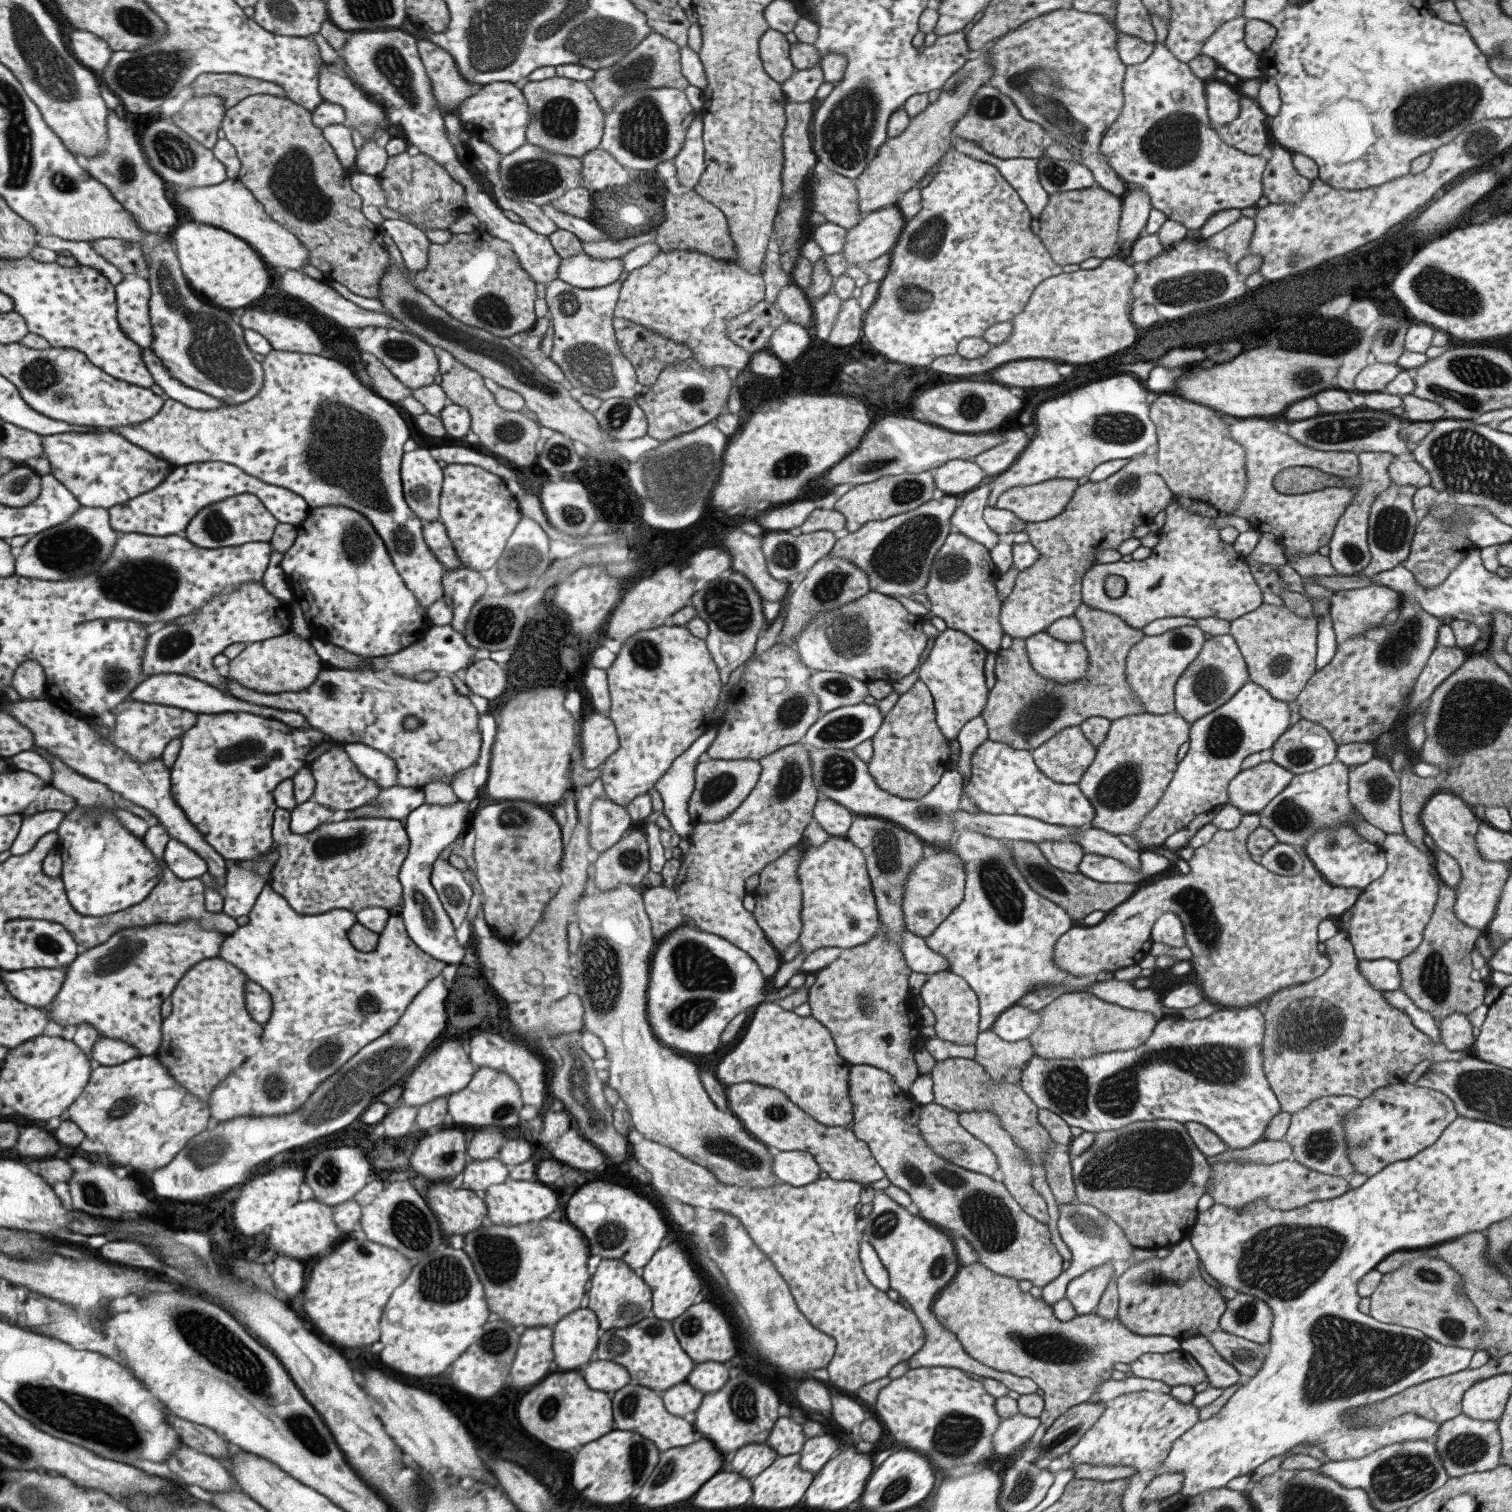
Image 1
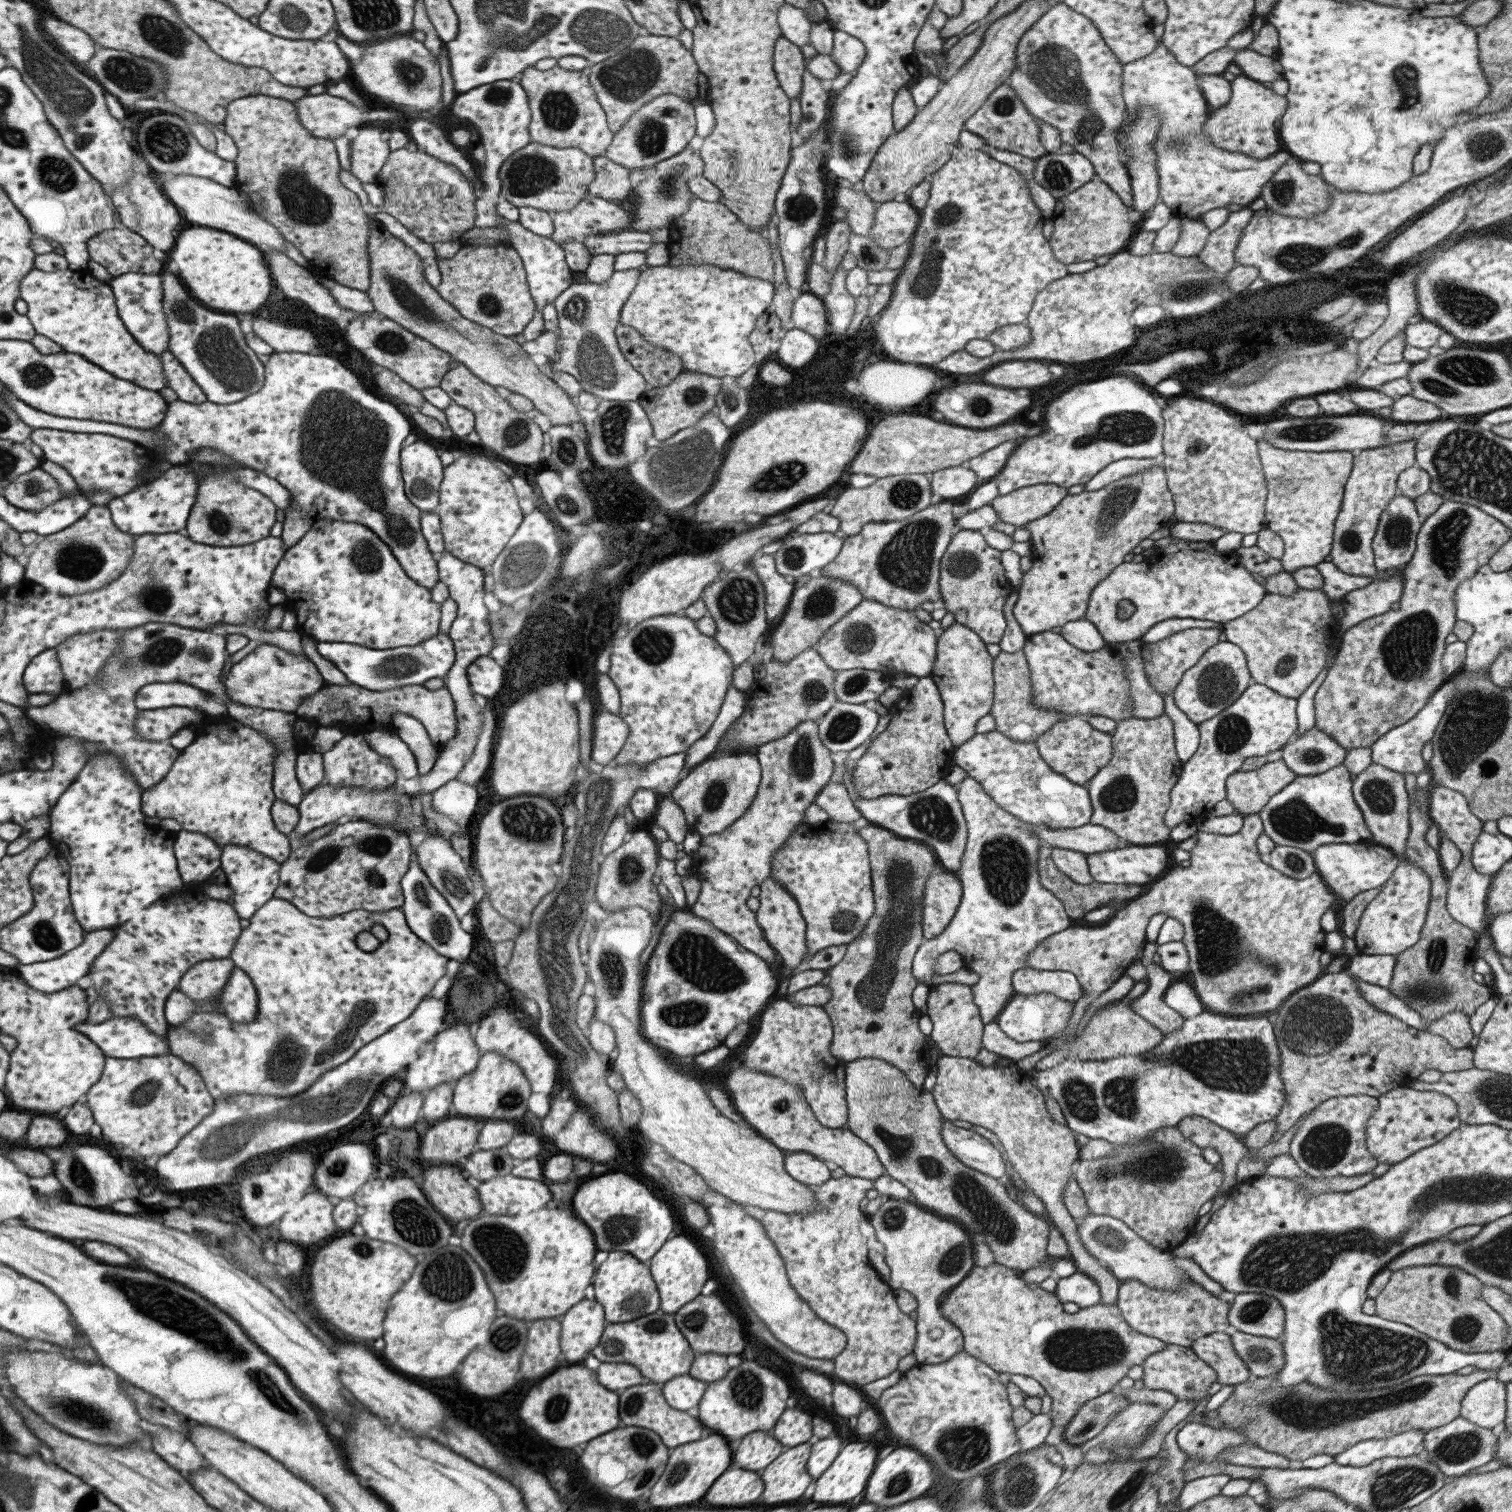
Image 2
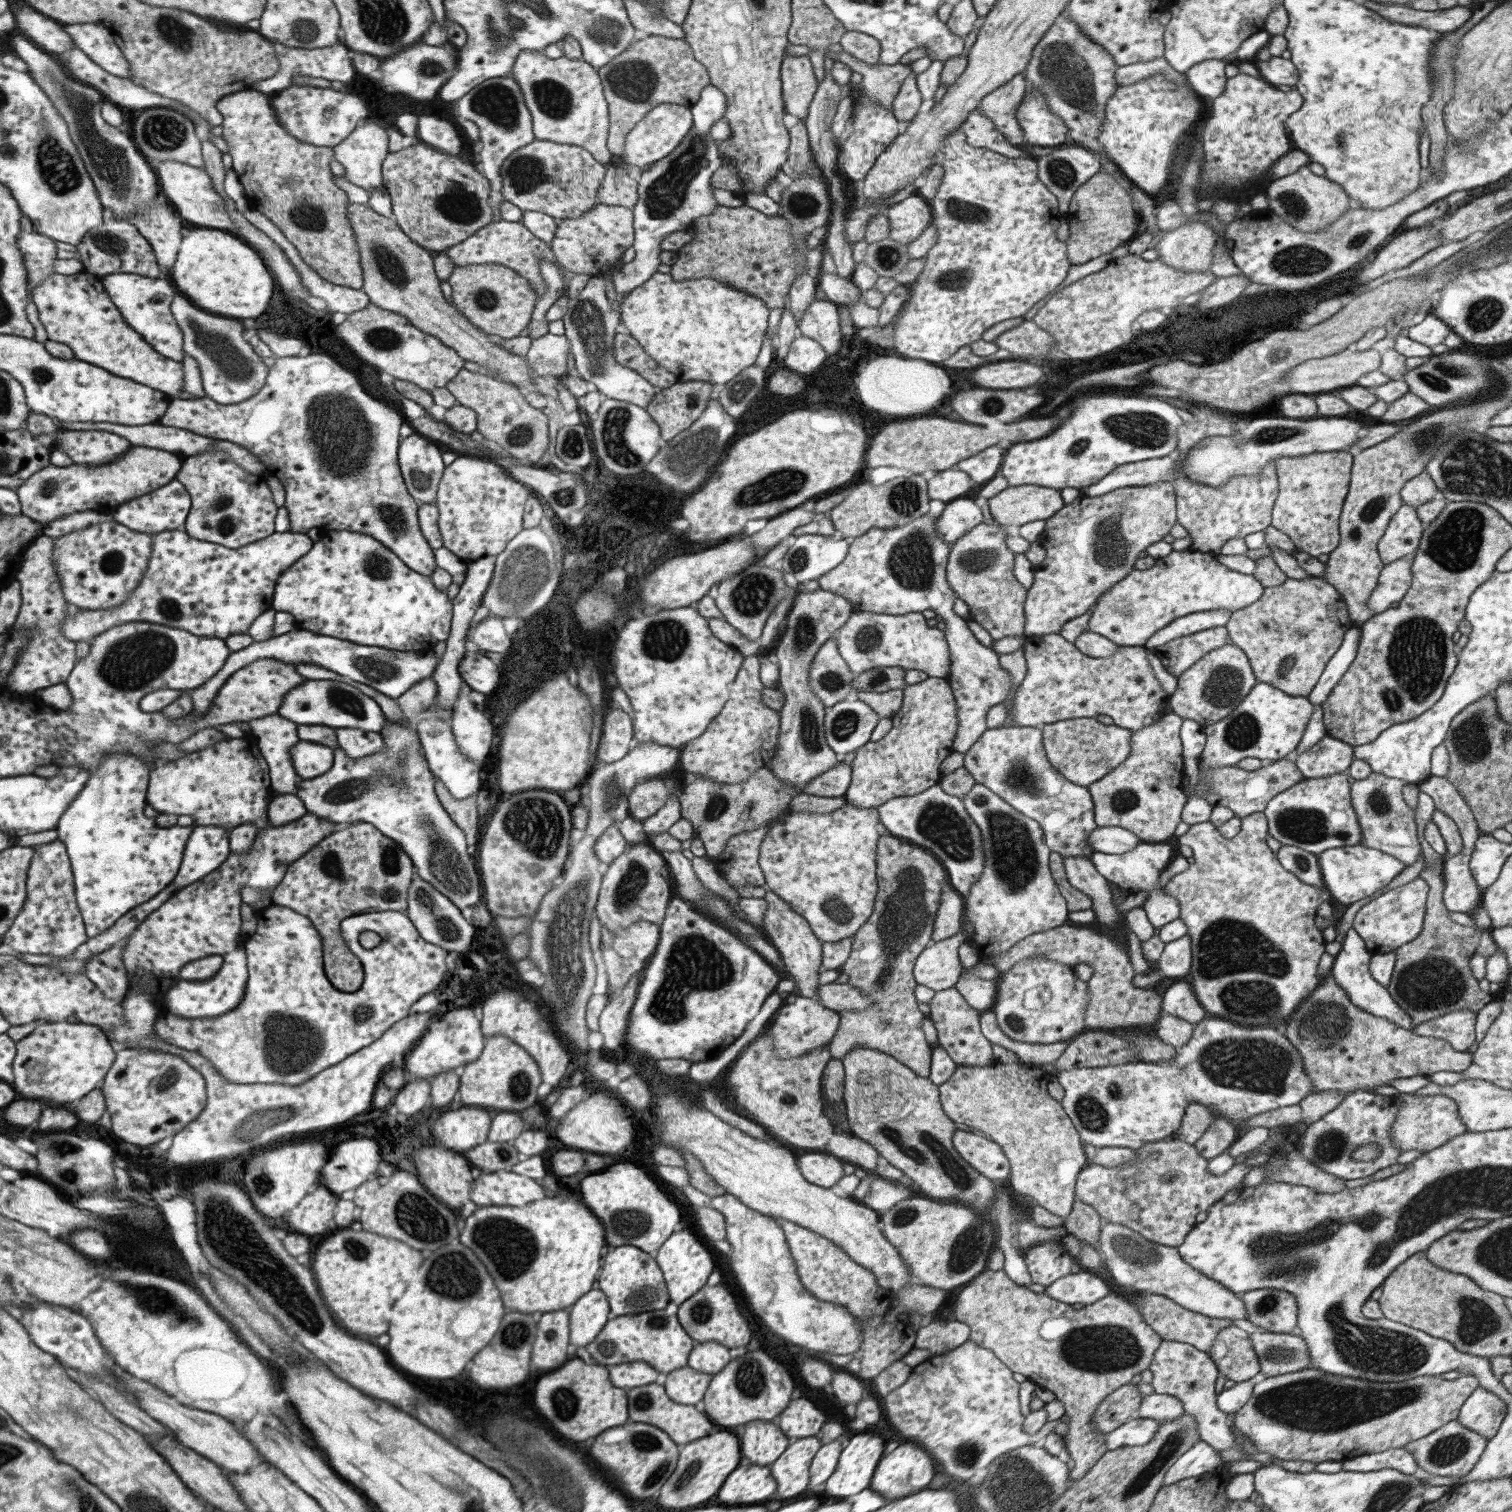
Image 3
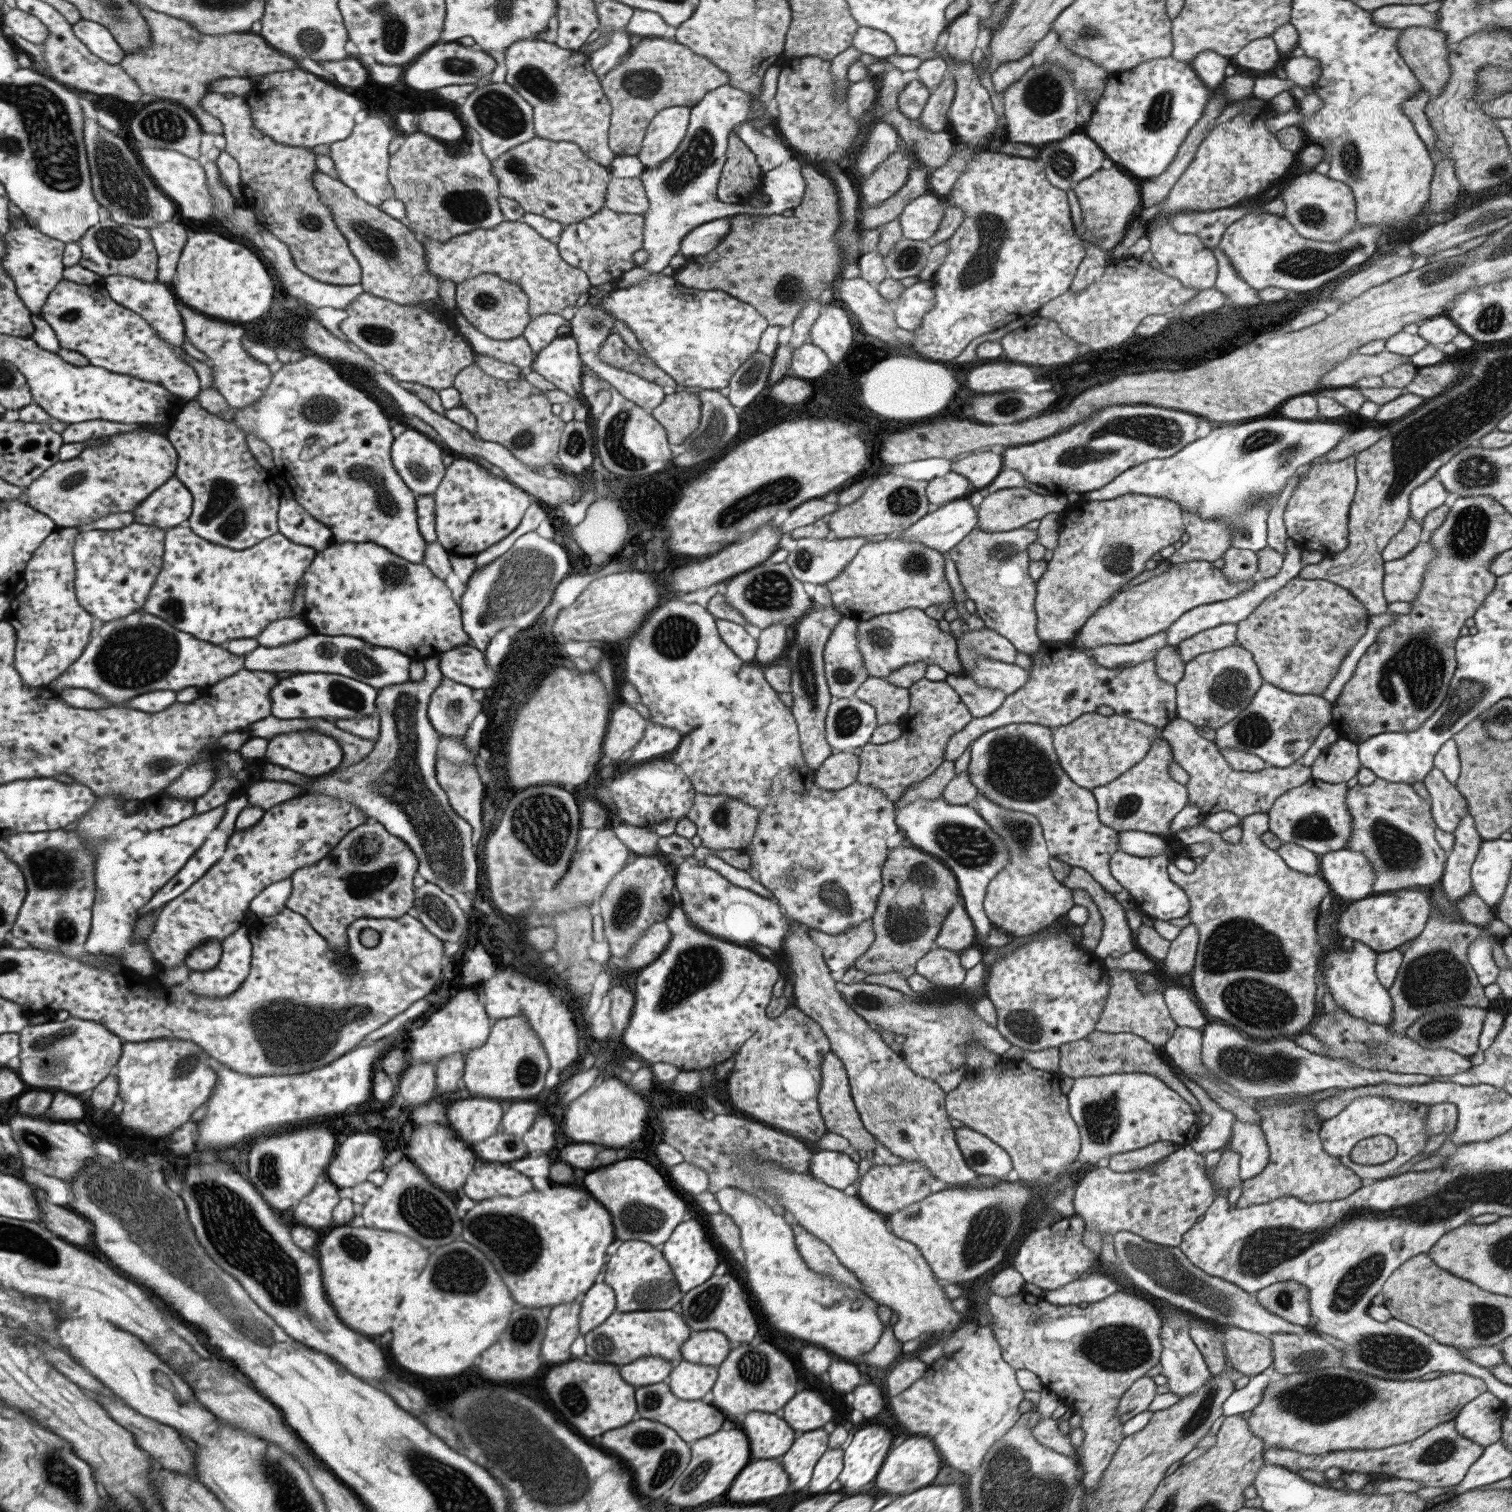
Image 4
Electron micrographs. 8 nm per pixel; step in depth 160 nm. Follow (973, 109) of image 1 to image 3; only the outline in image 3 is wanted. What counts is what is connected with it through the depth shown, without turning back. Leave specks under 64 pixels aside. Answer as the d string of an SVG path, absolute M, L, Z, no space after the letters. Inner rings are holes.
M1020 73L983 96L977 106L977 109L993 122L999 134L1003 134L1008 144L1017 147L1029 145L1025 143L1023 132L1014 115L1024 92L1025 79L1023 73Z

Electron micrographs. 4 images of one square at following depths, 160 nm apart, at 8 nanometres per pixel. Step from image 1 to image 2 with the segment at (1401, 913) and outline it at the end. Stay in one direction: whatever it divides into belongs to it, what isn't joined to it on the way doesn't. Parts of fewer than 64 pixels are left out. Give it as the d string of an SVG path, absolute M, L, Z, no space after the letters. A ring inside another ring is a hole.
M1404 854L1395 857L1398 858L1396 869L1360 914L1353 938L1357 955L1396 955L1412 947L1419 938L1430 901L1430 880L1418 866L1406 862Z

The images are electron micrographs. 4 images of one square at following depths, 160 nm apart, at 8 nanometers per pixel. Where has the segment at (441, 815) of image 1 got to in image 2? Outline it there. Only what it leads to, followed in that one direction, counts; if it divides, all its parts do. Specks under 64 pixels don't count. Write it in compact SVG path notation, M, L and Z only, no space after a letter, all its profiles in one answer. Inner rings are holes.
M457 779L448 780L436 788L431 795L431 809L447 816L453 822L468 821L477 802L476 785ZM416 860L413 861L408 872L402 876L400 887L403 889L404 904L399 909L404 913L405 920L412 932L425 941L425 944L436 949L437 954L463 964L471 950L471 933L465 932L460 927L460 922L453 909L425 876Z

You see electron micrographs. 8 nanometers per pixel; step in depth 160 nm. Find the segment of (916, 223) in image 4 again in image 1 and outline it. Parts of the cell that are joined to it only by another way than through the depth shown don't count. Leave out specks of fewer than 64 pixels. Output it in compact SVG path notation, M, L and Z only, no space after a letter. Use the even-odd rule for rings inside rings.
M895 205L869 211L853 228L846 229L844 247L839 253L849 264L862 267L892 250L904 223L903 215Z

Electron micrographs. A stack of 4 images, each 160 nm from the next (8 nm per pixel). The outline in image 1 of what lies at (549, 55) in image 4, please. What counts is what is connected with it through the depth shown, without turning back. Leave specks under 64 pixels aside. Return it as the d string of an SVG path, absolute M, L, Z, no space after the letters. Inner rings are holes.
M553 76L539 82L527 81L520 91L531 110L525 132L526 143L544 151L572 157L581 157L599 148L605 114L583 81Z

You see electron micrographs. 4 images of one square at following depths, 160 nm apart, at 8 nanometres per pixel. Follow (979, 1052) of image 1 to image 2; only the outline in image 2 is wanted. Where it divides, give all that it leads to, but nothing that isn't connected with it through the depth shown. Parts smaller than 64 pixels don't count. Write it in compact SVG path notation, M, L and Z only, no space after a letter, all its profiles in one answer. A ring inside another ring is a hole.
M995 1021L983 1026L981 1044L989 1052L994 1052L999 1057L1012 1061L1025 1058L1025 1056L1029 1056L1029 1054L1033 1054L1043 1047L1041 1041L1016 1043L999 1030Z

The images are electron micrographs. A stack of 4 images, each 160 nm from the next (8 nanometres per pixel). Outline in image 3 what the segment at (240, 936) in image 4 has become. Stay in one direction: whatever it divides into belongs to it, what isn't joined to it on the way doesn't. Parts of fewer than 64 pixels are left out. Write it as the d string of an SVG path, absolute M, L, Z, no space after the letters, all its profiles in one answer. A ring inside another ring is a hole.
M241 936L238 948L233 949L224 958L225 964L221 967L219 974L213 976L213 979L205 980L205 982L191 982L191 980L181 979L177 985L171 986L164 996L165 1008L174 1012L177 1016L195 1020L196 1018L219 1016L239 1007L245 998L245 994L247 994L250 978L247 960L248 952L246 951L244 936Z

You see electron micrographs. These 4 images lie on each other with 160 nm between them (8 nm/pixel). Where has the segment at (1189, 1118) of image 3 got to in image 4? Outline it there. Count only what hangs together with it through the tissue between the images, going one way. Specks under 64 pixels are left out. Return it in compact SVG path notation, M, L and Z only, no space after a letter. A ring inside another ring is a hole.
M1094 1031L1083 1039L1059 1045L1058 1051L1060 1059L1057 1074L1060 1078L1063 1076L1073 1079L1083 1076L1103 1076L1131 1072L1145 1073L1156 1076L1174 1092L1177 1092L1195 1114L1201 1112L1198 1101L1179 1081L1172 1065L1167 1060L1159 1059L1161 1055L1157 1054L1154 1046L1139 1036L1125 1032L1112 1034Z

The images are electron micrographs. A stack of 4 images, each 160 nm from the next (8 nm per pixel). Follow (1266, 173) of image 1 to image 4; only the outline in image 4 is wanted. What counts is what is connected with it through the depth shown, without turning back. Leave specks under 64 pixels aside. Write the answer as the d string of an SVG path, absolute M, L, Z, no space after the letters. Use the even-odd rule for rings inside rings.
M1315 171L1297 175L1289 180L1279 197L1285 205L1283 218L1289 221L1294 231L1301 238L1321 242L1337 242L1354 228L1356 208L1349 187L1338 180L1331 180L1327 175Z

